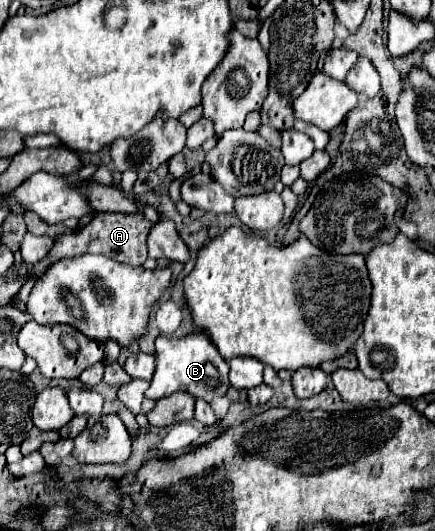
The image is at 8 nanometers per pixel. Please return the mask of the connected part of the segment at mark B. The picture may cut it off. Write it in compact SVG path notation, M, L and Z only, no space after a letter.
M191 332L187 336L175 338L175 336L157 336L155 340L155 358L157 358L157 370L151 380L149 390L145 392L147 398L159 400L163 396L169 396L173 392L189 392L195 398L203 398L211 402L217 396L223 396L229 388L229 364L219 354L217 346L209 340L203 332Z

